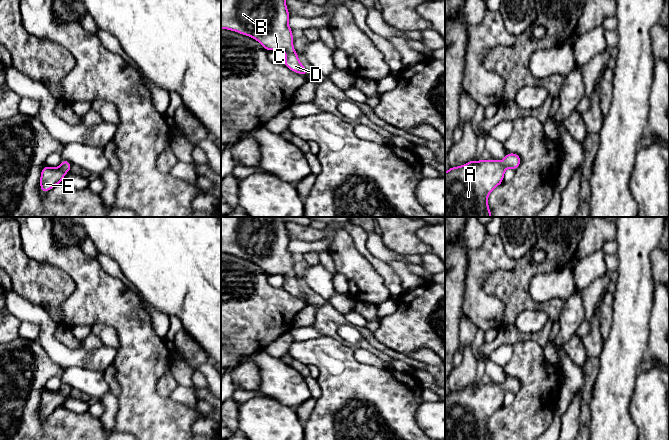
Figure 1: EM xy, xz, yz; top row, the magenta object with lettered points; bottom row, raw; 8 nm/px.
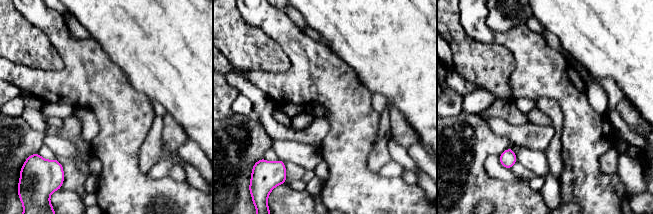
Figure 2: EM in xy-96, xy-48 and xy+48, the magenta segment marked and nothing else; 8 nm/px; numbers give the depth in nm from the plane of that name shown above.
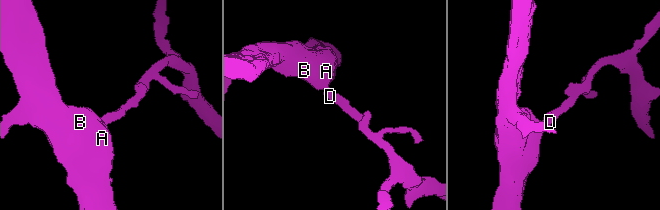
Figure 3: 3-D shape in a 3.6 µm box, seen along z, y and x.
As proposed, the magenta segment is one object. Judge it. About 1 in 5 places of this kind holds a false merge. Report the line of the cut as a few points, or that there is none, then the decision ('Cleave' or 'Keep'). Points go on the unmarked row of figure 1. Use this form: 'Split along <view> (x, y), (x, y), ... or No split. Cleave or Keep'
No split. Keep

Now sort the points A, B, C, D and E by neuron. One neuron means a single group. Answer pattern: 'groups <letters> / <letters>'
groups A B C D E

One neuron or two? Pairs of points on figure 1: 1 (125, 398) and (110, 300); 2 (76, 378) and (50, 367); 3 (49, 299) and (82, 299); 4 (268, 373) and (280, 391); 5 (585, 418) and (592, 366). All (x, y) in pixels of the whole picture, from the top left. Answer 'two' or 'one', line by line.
1: one
2: two
3: two
4: one
5: one

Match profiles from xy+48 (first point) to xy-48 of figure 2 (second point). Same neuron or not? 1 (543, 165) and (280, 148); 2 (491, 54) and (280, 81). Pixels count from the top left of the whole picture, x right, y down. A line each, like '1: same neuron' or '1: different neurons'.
1: same neuron
2: different neurons

